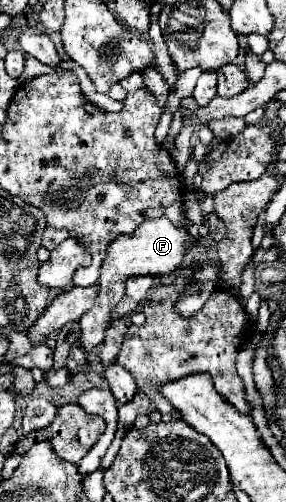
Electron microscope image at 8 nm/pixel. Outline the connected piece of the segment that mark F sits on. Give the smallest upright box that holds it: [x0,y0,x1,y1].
[81,217,189,351]

